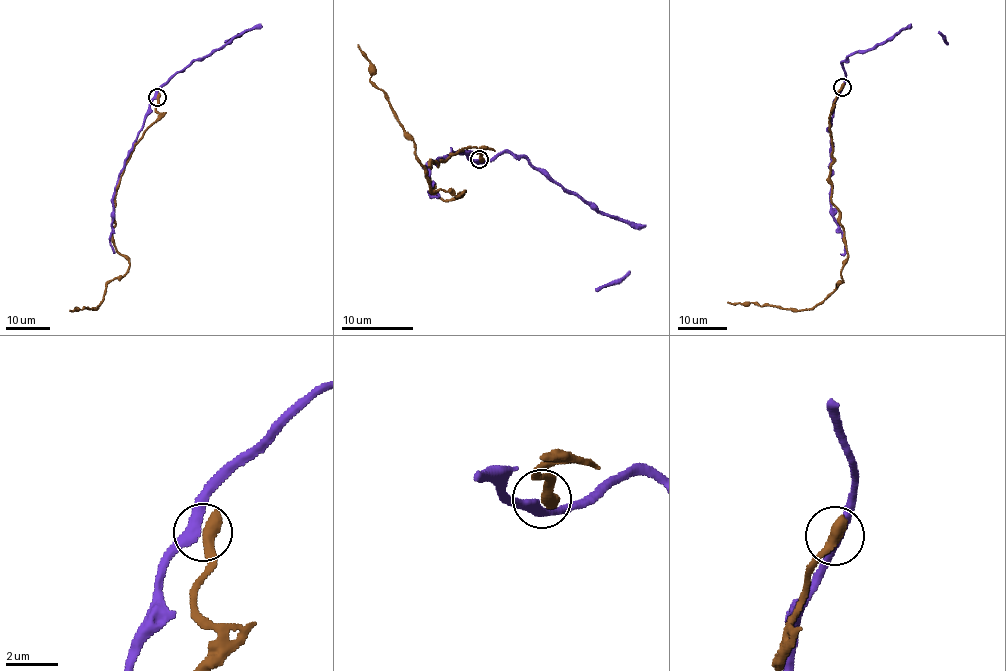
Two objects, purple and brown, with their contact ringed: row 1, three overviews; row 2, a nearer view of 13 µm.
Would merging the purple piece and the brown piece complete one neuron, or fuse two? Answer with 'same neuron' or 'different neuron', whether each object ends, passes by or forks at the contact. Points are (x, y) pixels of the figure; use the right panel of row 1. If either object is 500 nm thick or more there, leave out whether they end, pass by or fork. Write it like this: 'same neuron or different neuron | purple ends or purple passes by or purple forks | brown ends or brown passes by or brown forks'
different neuron

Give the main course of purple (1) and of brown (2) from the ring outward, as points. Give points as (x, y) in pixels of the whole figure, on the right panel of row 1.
1: (842, 87), (846, 58), (905, 29), (938, 32), (947, 44)
2: (842, 87), (829, 129), (831, 203), (839, 212), (848, 259), (843, 281), (811, 308), (727, 302)

